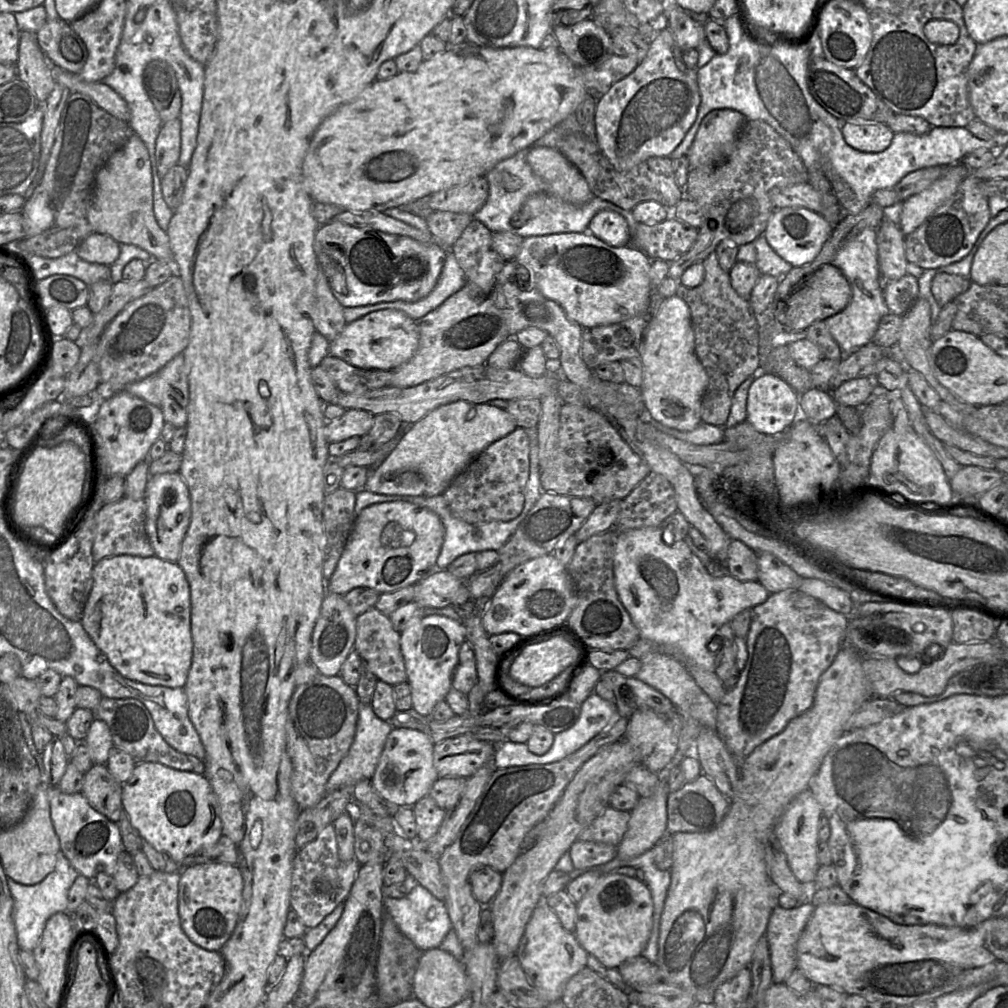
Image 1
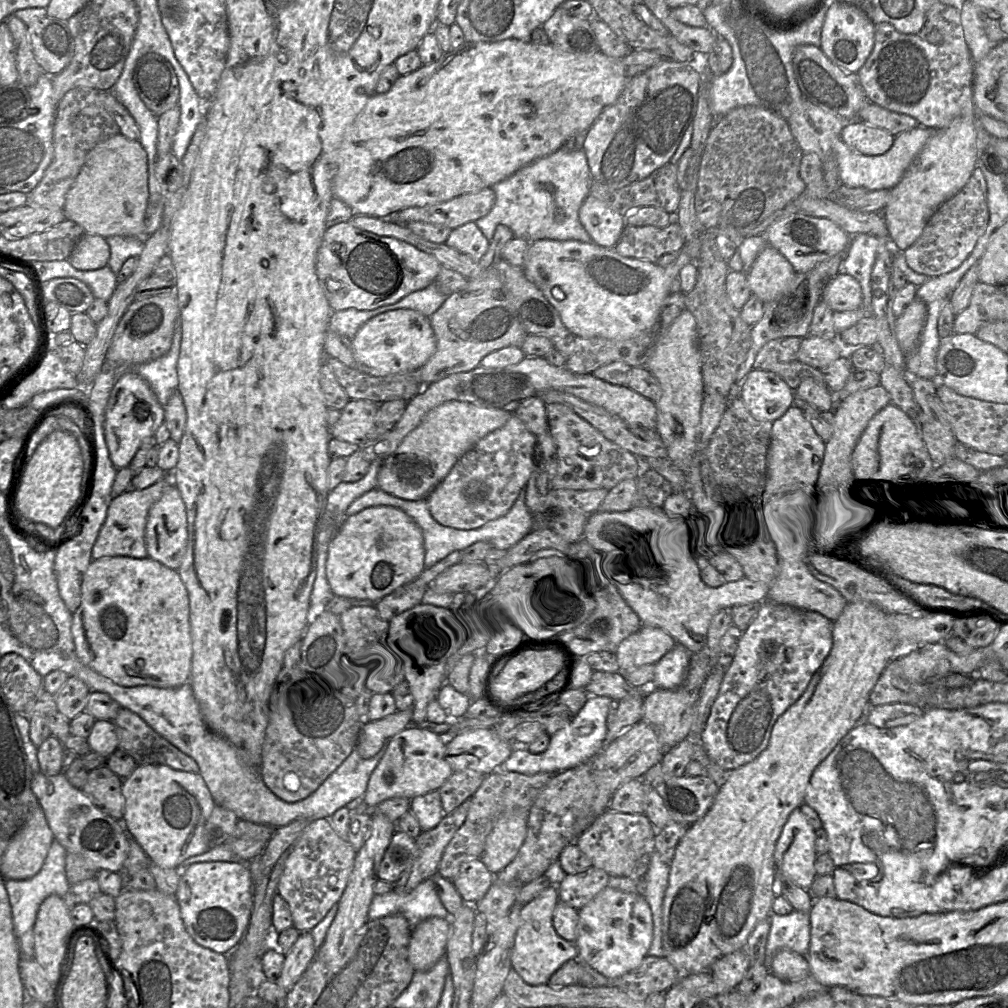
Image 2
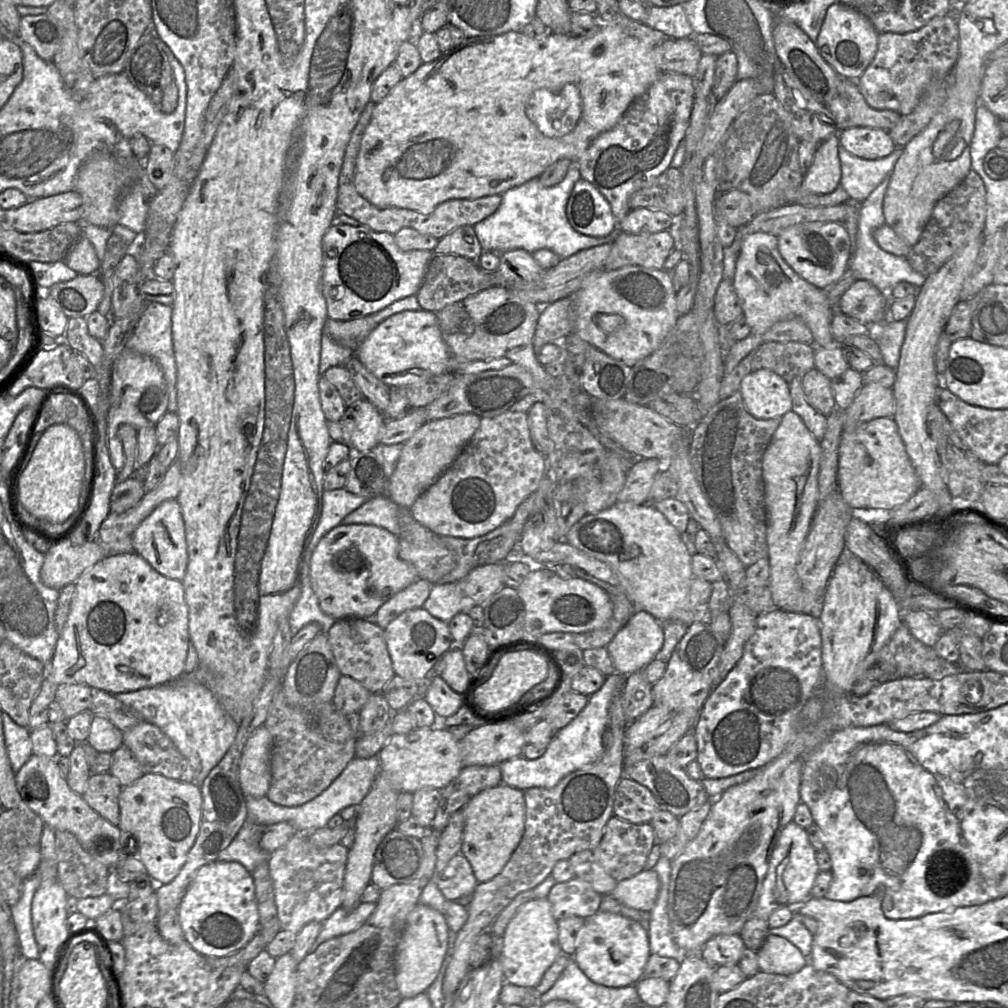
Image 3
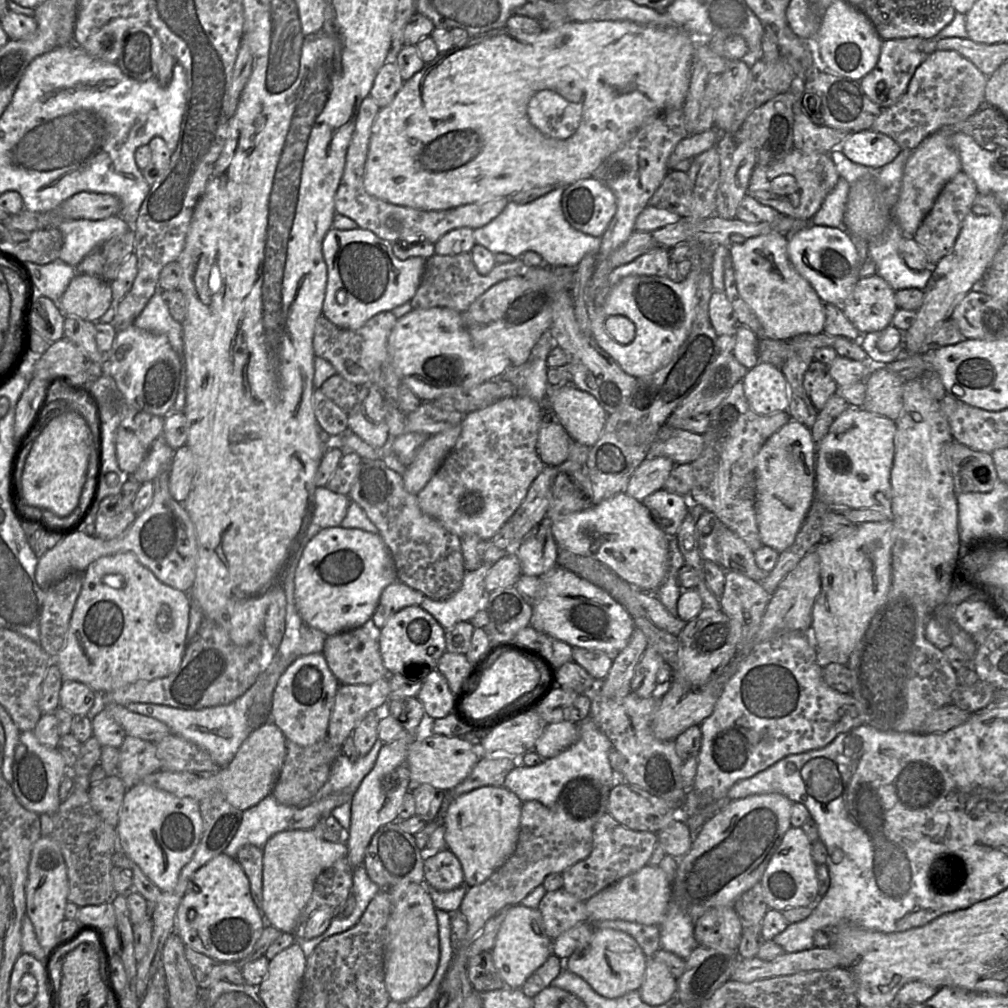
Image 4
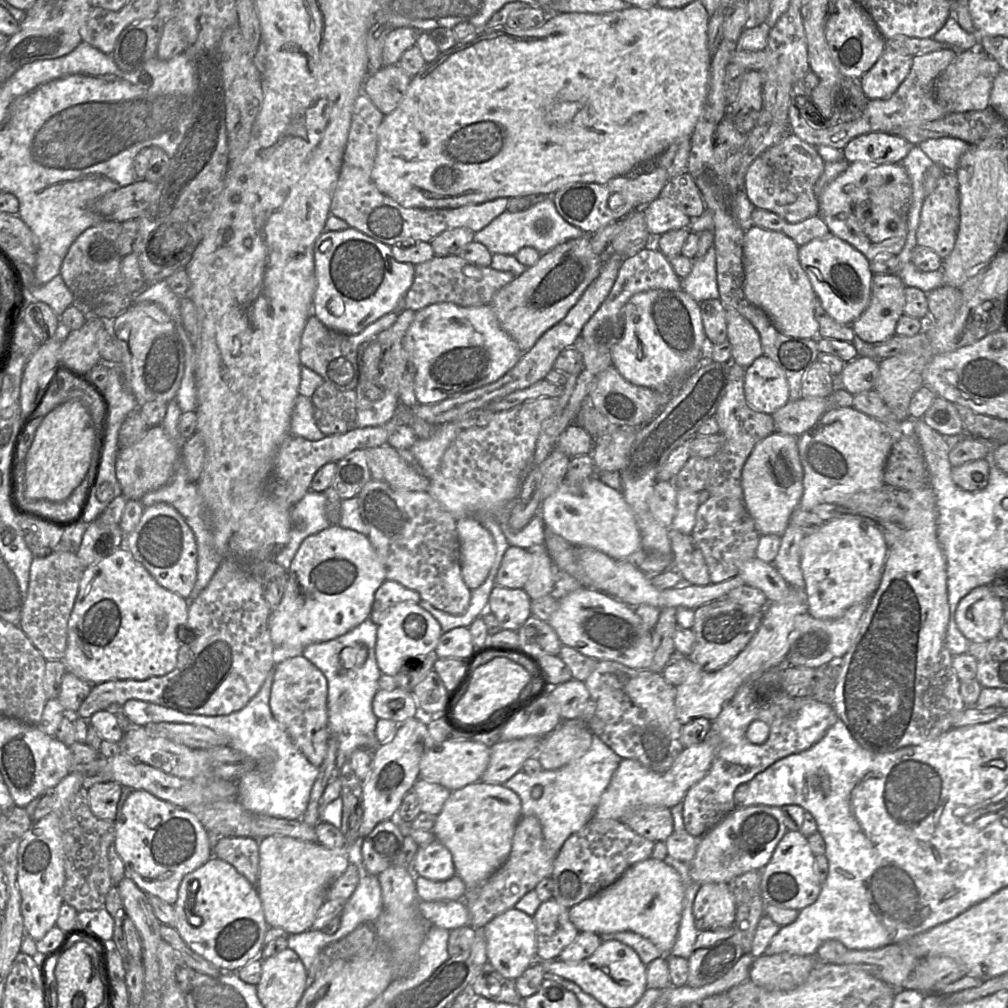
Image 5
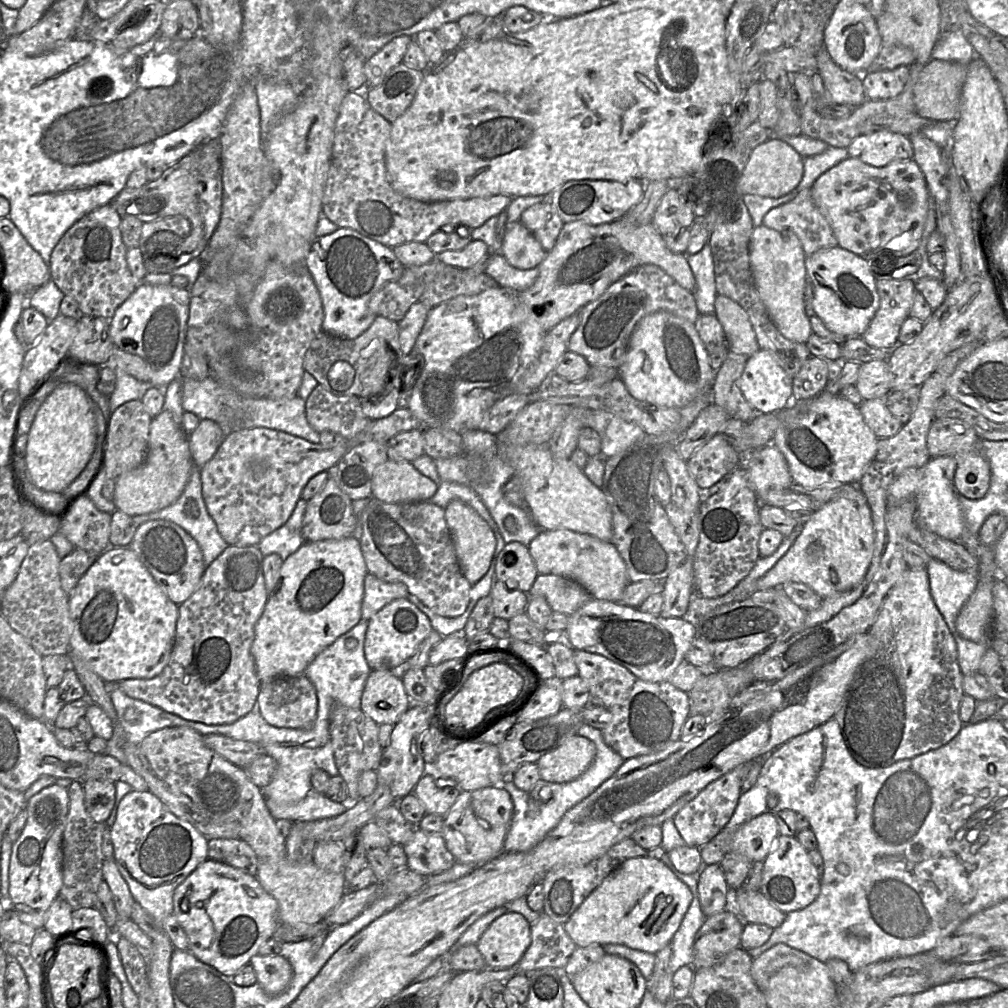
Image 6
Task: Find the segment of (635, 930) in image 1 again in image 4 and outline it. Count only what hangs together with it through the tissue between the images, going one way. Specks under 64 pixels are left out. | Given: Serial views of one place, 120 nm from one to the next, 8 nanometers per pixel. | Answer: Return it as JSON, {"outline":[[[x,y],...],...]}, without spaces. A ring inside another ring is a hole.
{"outline":[[[595,929],[592,939],[583,950],[576,950],[564,961],[564,968],[582,977],[594,991],[606,998],[617,998],[643,983],[648,958],[637,941],[629,934],[611,929]]]}

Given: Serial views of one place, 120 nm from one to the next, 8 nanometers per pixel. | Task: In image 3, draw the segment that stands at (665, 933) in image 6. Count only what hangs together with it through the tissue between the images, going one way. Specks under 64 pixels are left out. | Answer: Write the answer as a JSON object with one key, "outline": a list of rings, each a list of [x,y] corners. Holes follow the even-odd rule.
{"outline":[[[644,869],[638,874],[620,881],[610,895],[624,905],[650,912],[660,891],[660,878],[653,869]]]}

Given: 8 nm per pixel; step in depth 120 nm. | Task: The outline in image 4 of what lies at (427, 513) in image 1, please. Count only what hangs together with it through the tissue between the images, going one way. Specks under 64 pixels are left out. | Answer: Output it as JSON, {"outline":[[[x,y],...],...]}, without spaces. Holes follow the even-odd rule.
{"outline":[[[330,527],[305,545],[295,570],[295,603],[303,621],[327,636],[362,627],[375,612],[382,591],[397,581],[393,559],[379,534]]]}

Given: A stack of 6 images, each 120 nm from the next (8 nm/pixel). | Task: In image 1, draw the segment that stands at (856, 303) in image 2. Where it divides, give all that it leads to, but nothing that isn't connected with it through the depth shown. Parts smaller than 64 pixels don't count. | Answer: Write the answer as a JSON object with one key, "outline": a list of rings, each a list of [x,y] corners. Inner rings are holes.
{"outline":[[[833,264],[818,268],[809,276],[803,276],[799,283],[791,286],[785,312],[787,331],[805,331],[812,323],[824,321],[842,311],[850,302],[852,290],[842,271]]]}

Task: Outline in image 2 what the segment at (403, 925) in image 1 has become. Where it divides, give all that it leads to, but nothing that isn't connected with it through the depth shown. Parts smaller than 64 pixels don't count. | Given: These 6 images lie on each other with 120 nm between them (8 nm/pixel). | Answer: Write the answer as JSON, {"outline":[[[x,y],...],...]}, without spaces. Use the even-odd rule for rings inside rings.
{"outline":[[[431,879],[423,881],[408,893],[391,891],[374,895],[368,911],[368,921],[392,914],[403,915],[411,927],[431,917],[449,917]]]}

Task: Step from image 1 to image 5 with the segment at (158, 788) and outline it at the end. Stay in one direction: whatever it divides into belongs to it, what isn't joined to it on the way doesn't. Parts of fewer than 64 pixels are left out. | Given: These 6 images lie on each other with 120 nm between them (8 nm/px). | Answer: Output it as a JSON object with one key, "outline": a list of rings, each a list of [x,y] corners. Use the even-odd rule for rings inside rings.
{"outline":[[[132,790],[115,820],[114,844],[130,877],[147,895],[155,895],[174,905],[183,877],[205,864],[213,855],[211,836],[192,812],[166,802],[143,790]]]}

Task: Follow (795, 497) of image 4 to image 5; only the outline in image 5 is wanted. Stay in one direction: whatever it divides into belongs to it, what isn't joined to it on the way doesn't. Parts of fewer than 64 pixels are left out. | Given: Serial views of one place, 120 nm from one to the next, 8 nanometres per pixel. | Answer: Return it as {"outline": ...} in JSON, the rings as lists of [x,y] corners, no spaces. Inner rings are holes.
{"outline":[[[781,432],[769,434],[754,446],[743,466],[741,477],[743,500],[760,535],[774,534],[782,537],[791,514],[800,504],[803,496],[804,472],[799,457],[797,437]]]}

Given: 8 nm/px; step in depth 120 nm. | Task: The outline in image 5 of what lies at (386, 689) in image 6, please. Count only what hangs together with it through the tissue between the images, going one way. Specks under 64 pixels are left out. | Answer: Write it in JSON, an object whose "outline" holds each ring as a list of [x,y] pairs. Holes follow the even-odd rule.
{"outline":[[[399,687],[391,691],[378,690],[372,701],[372,709],[378,719],[392,720],[397,724],[420,715],[413,694]]]}

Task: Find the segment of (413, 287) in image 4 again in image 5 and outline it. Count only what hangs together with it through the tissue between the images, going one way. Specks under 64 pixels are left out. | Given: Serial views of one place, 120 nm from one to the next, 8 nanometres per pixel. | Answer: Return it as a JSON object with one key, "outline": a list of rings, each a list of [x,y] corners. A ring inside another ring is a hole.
{"outline":[[[354,228],[324,231],[314,247],[317,286],[312,313],[332,330],[362,332],[382,316],[396,311],[413,283],[415,265],[398,262],[390,246]]]}

